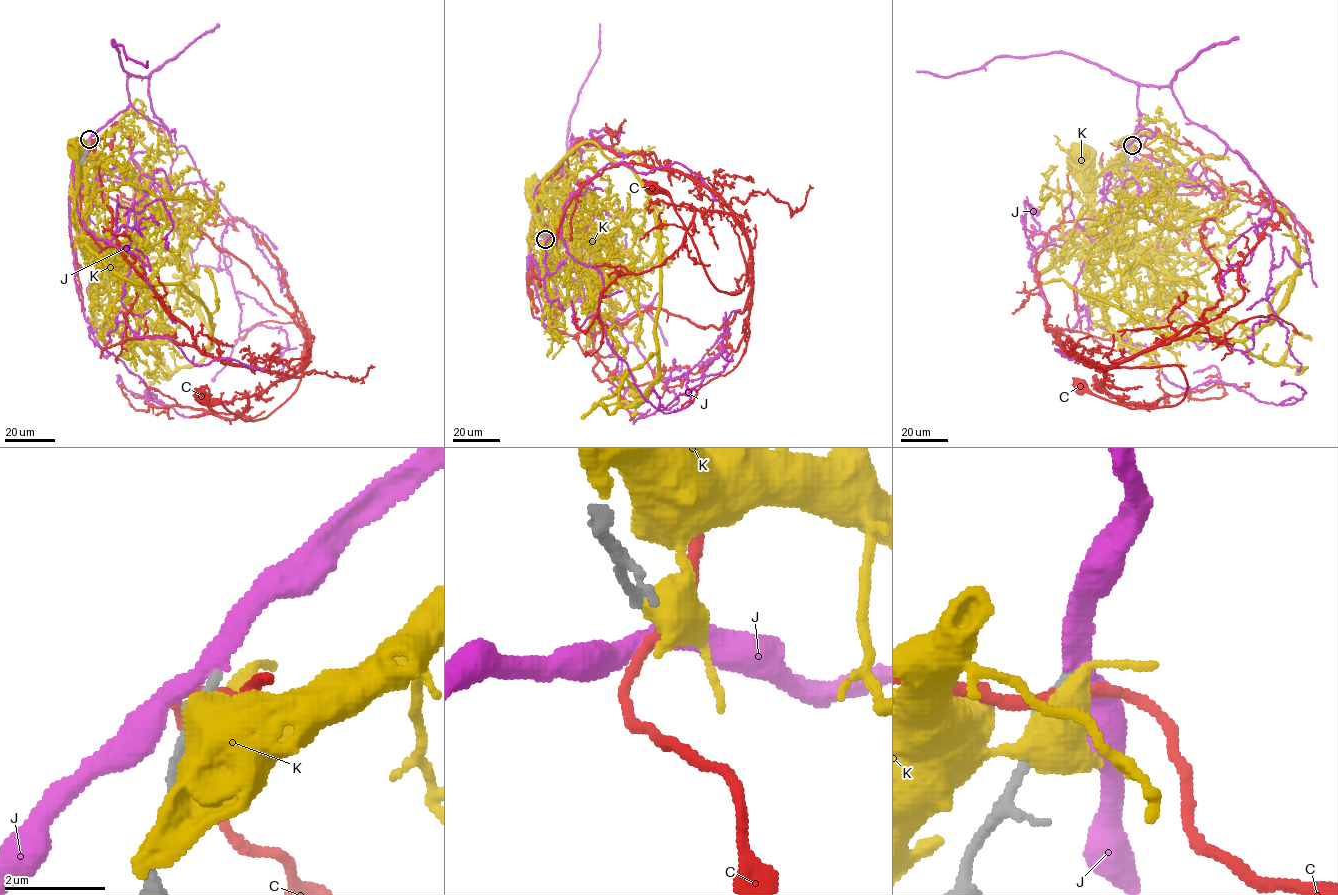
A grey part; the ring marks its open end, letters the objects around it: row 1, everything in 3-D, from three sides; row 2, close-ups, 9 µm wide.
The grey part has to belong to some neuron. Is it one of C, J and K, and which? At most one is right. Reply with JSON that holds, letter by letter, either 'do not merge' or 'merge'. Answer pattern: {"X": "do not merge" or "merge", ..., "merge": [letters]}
{"C": "do not merge", "J": "do not merge", "K": "do not merge", "merge": []}

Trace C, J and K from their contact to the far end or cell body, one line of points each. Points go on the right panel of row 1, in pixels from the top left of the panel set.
C: (1132, 146), (1228, 200), (1200, 229), (1221, 296), (1188, 333), (1117, 365), (1176, 365), (1178, 403), (1080, 389)
J: (1132, 144), (1138, 87), (1168, 86), (1270, 197), (1267, 299), (1281, 323), (1256, 323), (1244, 351), (1203, 340)
K: (1130, 146), (1097, 179), (1090, 208), (1090, 233), (1101, 236), (1108, 230), (1091, 208), (1088, 169), (1082, 153)

